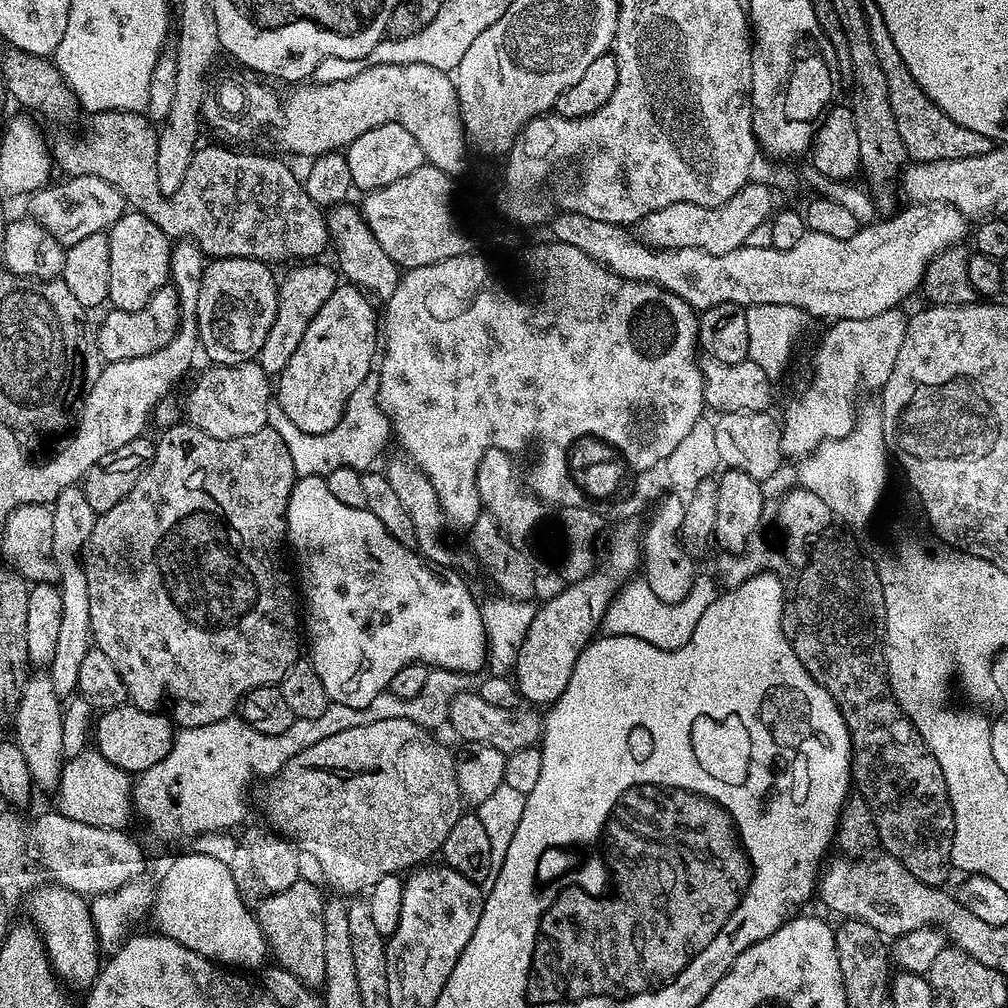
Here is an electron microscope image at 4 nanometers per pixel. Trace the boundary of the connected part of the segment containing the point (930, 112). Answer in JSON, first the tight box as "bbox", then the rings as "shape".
{"bbox":[864,2,994,162],"shape":[[[875,2],[864,5],[866,27],[870,32],[870,42],[874,42],[874,54],[878,54],[878,63],[882,66],[882,74],[886,74],[886,90],[890,94],[890,110],[894,110],[894,123],[898,125],[898,134],[902,134],[902,142],[906,146],[909,157],[913,161],[942,162],[958,158],[978,158],[982,154],[990,154],[994,142],[986,138],[986,134],[977,134],[975,130],[966,130],[966,126],[958,126],[914,82],[914,74],[902,62],[902,54],[898,54],[898,46],[894,46],[894,38],[890,38],[890,30],[886,30],[886,18],[882,18],[882,10],[878,10]]]}

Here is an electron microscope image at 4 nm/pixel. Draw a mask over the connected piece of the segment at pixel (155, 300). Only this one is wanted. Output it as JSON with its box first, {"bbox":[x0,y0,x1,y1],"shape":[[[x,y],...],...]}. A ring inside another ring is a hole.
{"bbox":[94,286,180,364],"shape":[[[171,286],[159,288],[142,306],[142,310],[122,310],[112,308],[104,316],[100,329],[95,329],[94,343],[100,351],[101,361],[113,364],[119,360],[142,358],[146,354],[154,354],[154,350],[162,350],[166,342],[175,334],[180,324],[180,300],[176,297],[176,289]]]}

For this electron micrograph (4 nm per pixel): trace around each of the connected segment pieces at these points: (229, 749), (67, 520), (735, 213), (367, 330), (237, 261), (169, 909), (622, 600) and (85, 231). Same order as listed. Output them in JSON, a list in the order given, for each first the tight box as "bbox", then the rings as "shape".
[{"bbox":[132,668,465,840],"shape":[[[434,668],[429,671],[426,678],[426,686],[422,686],[422,694],[415,698],[398,698],[393,692],[380,692],[374,702],[370,702],[361,708],[354,706],[342,706],[341,704],[329,703],[328,709],[319,718],[306,718],[305,720],[293,719],[290,730],[282,730],[282,734],[267,736],[254,726],[240,719],[239,715],[233,714],[218,722],[210,722],[210,726],[194,726],[193,728],[180,728],[173,735],[170,754],[162,758],[154,766],[150,766],[135,777],[132,790],[132,802],[135,815],[144,819],[144,824],[160,840],[180,840],[200,836],[204,832],[218,832],[221,830],[235,829],[235,824],[243,825],[244,800],[240,795],[244,787],[251,780],[259,776],[271,778],[281,772],[302,750],[314,746],[314,742],[322,742],[322,738],[330,738],[330,734],[338,734],[342,730],[350,730],[350,726],[370,726],[370,722],[386,722],[386,718],[406,718],[418,726],[429,730],[445,727],[448,724],[448,707],[453,698],[460,692],[465,691],[465,673],[451,672],[445,668]]]},{"bbox":[46,486,98,698],"shape":[[[73,486],[62,490],[56,500],[51,501],[54,518],[54,534],[52,535],[52,557],[58,573],[58,587],[62,594],[62,622],[58,633],[58,643],[54,645],[54,658],[47,665],[46,673],[53,683],[54,694],[68,698],[77,691],[78,673],[82,666],[82,658],[86,658],[89,648],[93,647],[90,630],[90,590],[86,586],[86,574],[82,563],[84,543],[90,538],[90,530],[94,530],[94,522],[98,513],[86,502],[83,487]]]},{"bbox":[634,182,774,254],"shape":[[[749,182],[721,208],[694,206],[690,202],[662,206],[662,210],[646,214],[634,225],[634,235],[651,248],[693,248],[706,250],[706,254],[730,254],[730,250],[744,247],[748,235],[756,226],[769,221],[774,212],[772,192],[769,185]]]},{"bbox":[274,283,378,435],"shape":[[[341,283],[322,303],[302,342],[278,375],[280,385],[275,385],[274,400],[286,412],[286,417],[306,434],[322,435],[336,426],[347,398],[362,378],[373,371],[378,356],[378,308],[375,306],[364,289]]]},{"bbox":[196,256,278,365],"shape":[[[222,256],[205,263],[202,286],[198,290],[196,335],[203,355],[205,352],[213,365],[247,364],[262,350],[278,311],[278,276],[268,268],[271,267],[265,261],[252,260],[248,256]]]},{"bbox":[150,852,269,970],"shape":[[[185,852],[185,856],[169,862],[160,885],[155,885],[150,909],[152,924],[156,927],[153,929],[159,935],[205,956],[213,964],[231,966],[236,970],[259,969],[265,963],[263,960],[269,959],[268,943],[249,901],[238,894],[228,864],[210,858],[210,854]]]},{"bbox":[603,575,718,649],"shape":[[[697,575],[692,582],[690,594],[677,604],[662,602],[654,590],[642,578],[632,578],[621,587],[610,602],[604,615],[603,631],[609,636],[629,636],[642,638],[642,642],[650,642],[650,646],[674,649],[690,642],[690,634],[694,634],[694,626],[698,626],[698,618],[706,614],[706,606],[714,602],[718,595],[718,587],[708,576]]]},{"bbox":[3,176,126,248],"shape":[[[71,176],[54,185],[50,184],[29,197],[16,195],[3,199],[4,208],[9,217],[18,218],[27,215],[42,224],[45,230],[67,248],[89,237],[90,234],[107,231],[116,224],[126,211],[126,201],[120,191],[104,179],[93,176]]]}]

